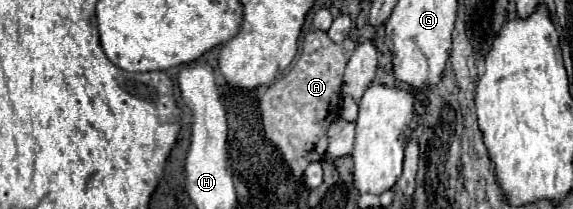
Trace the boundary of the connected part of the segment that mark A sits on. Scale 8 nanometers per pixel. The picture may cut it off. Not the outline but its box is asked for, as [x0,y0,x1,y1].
[260,30,356,182]

